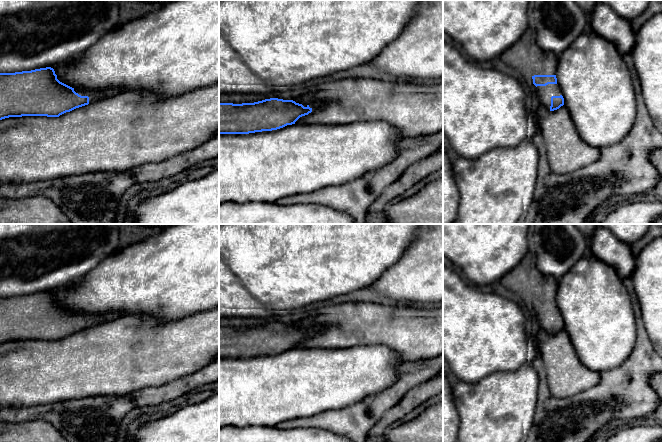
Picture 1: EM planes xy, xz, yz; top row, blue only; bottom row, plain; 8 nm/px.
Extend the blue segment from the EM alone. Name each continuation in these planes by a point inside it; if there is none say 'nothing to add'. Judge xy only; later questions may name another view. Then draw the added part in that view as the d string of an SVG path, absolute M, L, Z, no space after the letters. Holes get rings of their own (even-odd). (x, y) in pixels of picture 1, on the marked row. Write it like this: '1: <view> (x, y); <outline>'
1: xy (94, 96); M116 88L107 89L104 91L94 91L94 90L85 90L85 89L76 89L74 91L81 96L88 96L89 103L93 103L98 100L102 100L104 98L109 98L113 95L116 95L122 92L120 89L116 89Z

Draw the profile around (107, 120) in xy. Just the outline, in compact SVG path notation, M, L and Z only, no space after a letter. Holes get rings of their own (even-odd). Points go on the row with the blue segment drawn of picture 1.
M219 82L211 86L198 88L178 96L162 98L159 94L135 90L123 90L121 93L104 98L88 105L66 112L59 117L22 116L0 120L0 184L24 183L50 180L58 177L80 175L90 172L123 172L142 164L160 162L183 152L192 150L208 141L219 131Z

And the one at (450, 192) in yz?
M443 147L443 224L453 224L457 220L458 199L452 163Z

